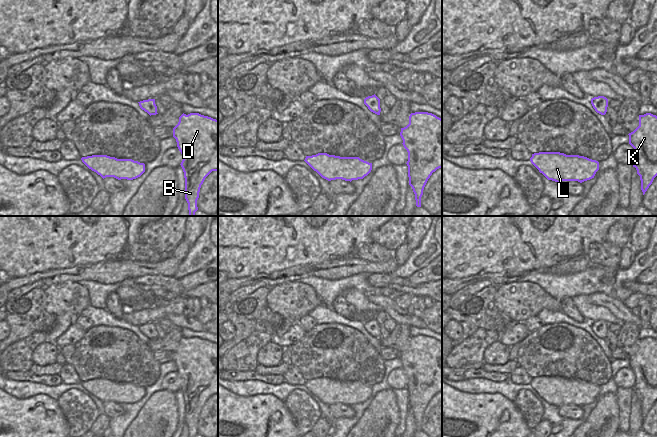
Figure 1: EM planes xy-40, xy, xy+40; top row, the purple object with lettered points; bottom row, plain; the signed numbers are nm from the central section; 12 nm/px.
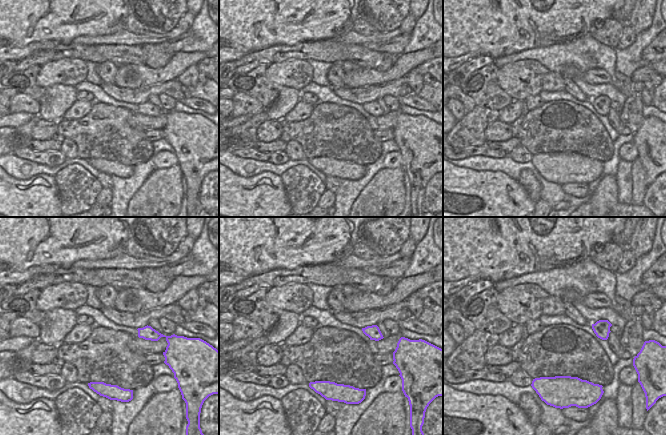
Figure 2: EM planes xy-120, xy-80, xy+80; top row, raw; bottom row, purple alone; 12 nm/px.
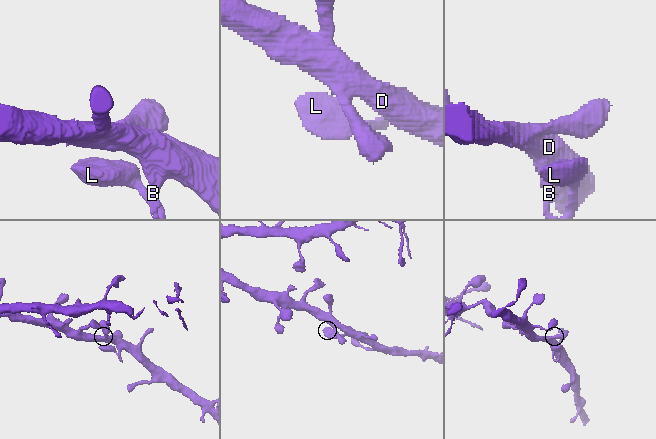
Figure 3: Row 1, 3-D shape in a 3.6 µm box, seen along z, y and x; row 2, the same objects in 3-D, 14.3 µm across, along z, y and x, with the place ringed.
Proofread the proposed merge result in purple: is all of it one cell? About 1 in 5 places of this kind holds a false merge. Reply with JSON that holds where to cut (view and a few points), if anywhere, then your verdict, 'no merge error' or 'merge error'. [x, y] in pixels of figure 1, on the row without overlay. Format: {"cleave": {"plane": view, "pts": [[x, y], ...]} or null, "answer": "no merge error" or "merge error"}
{"cleave": null, "answer": "no merge error"}

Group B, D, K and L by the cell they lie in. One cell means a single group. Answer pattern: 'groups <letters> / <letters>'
groups B D K L

